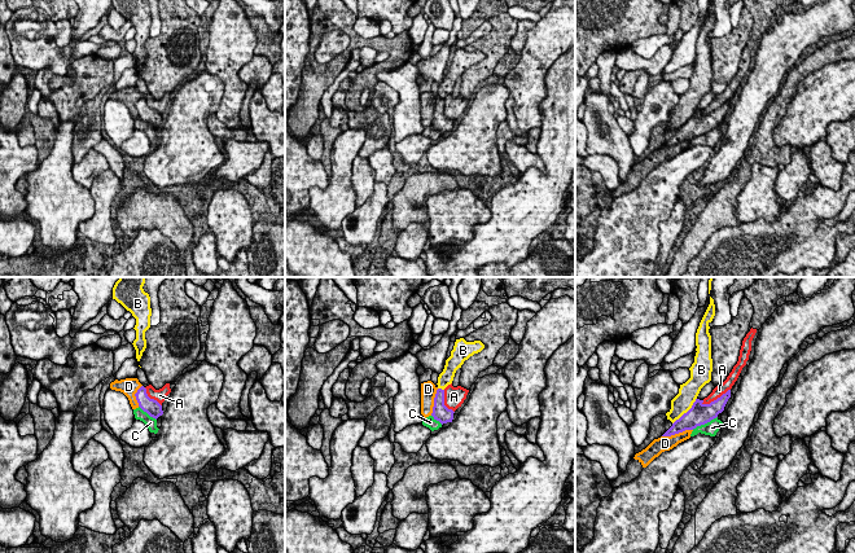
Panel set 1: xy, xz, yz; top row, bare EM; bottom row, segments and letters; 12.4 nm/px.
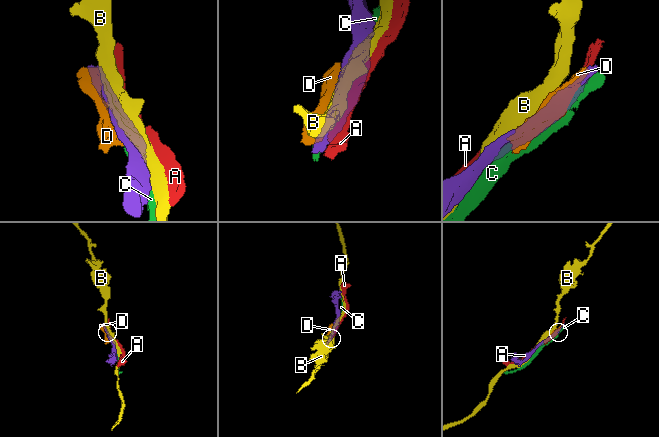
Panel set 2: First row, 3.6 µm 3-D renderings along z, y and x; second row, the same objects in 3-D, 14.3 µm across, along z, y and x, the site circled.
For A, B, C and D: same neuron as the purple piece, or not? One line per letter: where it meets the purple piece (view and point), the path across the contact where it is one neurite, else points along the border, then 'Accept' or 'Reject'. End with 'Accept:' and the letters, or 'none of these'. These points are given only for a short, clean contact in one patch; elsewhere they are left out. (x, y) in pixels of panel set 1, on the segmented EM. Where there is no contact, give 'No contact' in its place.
A: Touches purple at yz (717, 399). Reject
B: Touches purple at yz (687, 412). Reject
C: Touches purple at yz (704, 424). Reject
D: Touches purple at yz (676, 433). Reject
Accept: none of these

